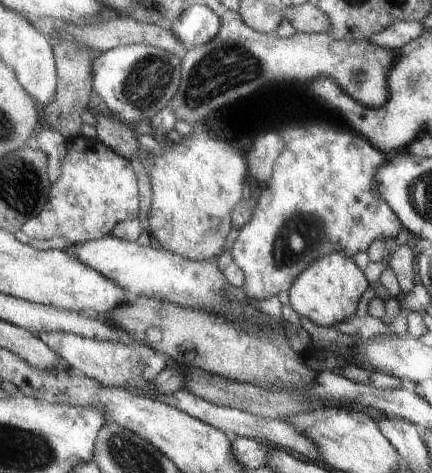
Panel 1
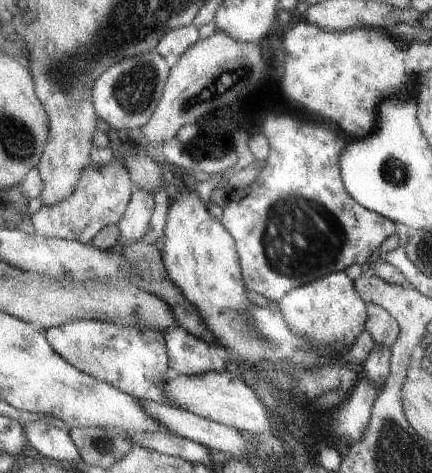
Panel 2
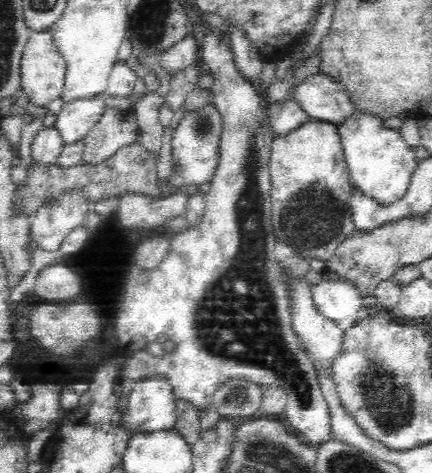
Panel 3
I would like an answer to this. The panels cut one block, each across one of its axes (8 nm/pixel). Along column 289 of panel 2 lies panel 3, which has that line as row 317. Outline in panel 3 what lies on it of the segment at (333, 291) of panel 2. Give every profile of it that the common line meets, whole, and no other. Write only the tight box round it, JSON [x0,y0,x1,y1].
[292,278,344,368]

